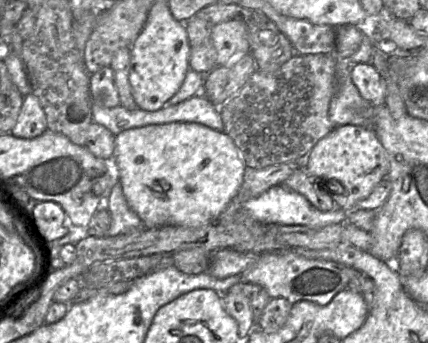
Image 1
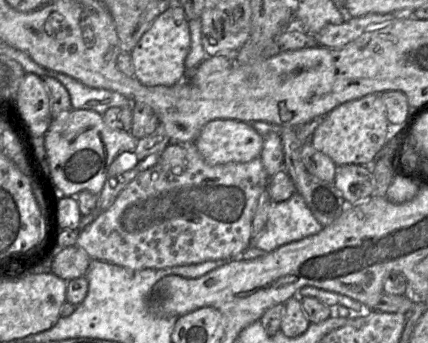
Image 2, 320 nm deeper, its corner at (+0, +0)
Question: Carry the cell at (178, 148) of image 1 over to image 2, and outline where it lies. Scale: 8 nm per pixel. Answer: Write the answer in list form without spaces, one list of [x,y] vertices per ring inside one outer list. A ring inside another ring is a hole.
[[[232,119],[208,122],[193,141],[210,164],[245,163],[259,157],[264,137],[251,123]]]

